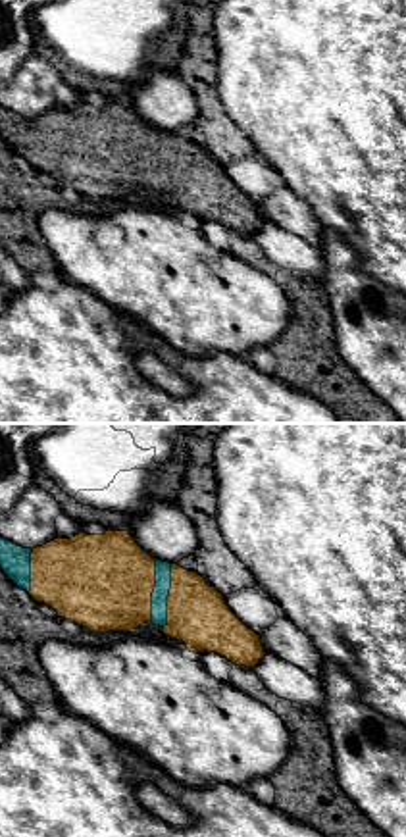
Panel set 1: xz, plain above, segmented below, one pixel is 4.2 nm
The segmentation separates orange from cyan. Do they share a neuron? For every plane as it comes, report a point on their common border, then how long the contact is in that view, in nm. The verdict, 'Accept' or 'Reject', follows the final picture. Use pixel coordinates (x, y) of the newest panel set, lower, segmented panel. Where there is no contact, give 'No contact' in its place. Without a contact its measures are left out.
Touches orange at (168, 597). Shared border 280 nm

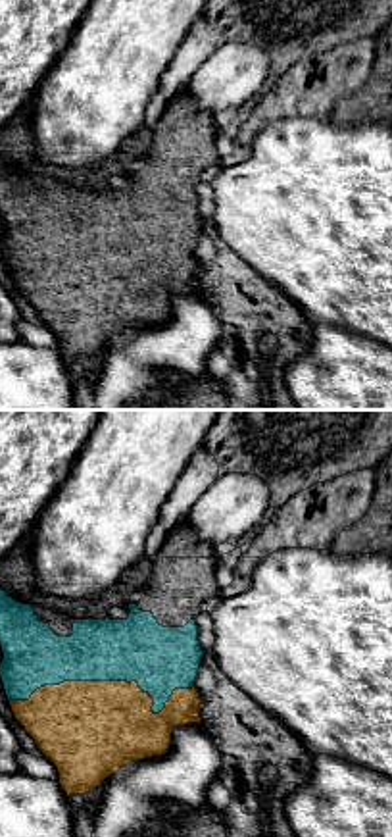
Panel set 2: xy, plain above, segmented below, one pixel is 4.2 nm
Touches orange at (110, 682). Shared border 800 nm

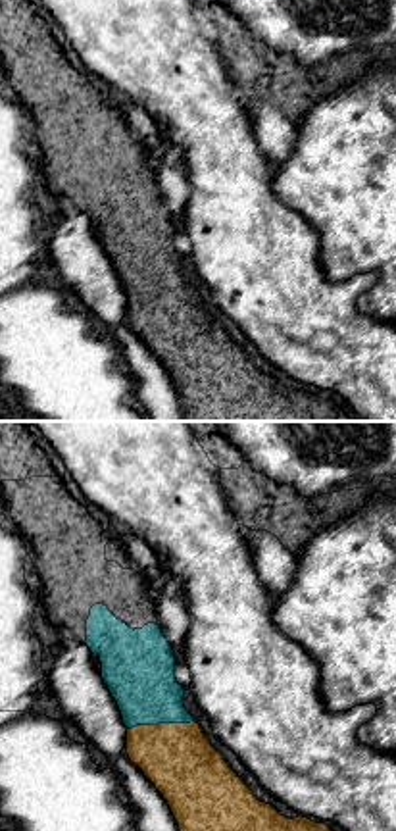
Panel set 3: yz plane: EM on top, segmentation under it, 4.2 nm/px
Touches orange at (160, 724). Shared border 300 nm

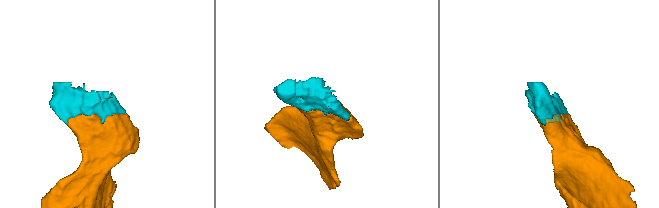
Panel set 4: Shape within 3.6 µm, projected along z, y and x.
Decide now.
Accept

